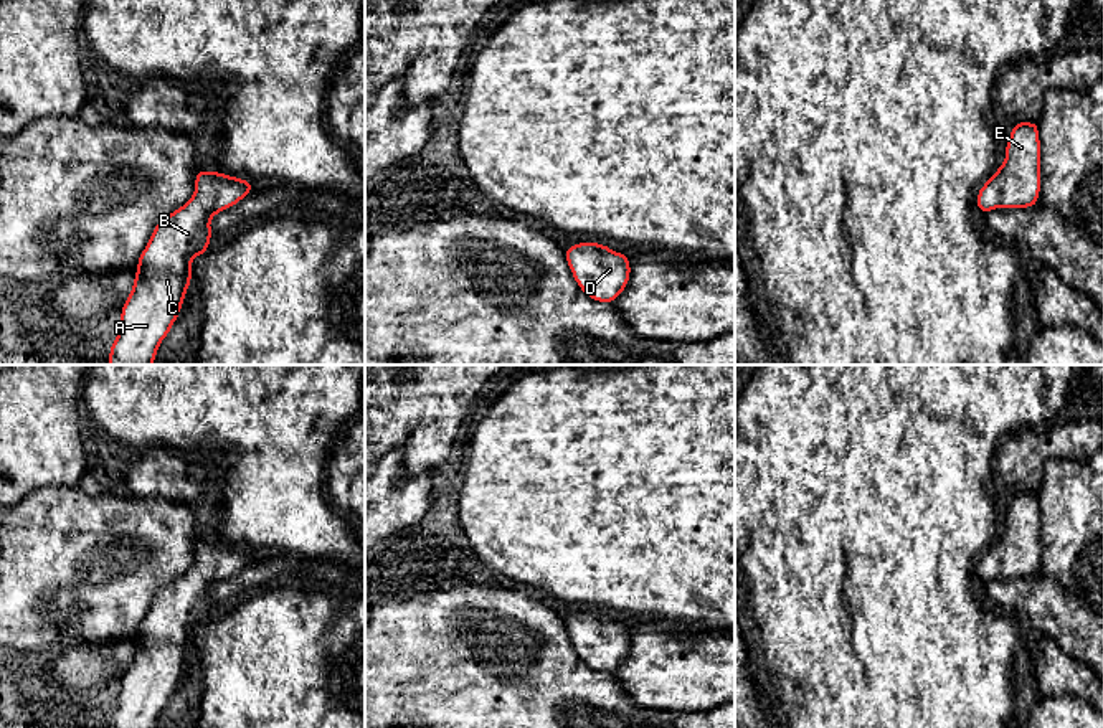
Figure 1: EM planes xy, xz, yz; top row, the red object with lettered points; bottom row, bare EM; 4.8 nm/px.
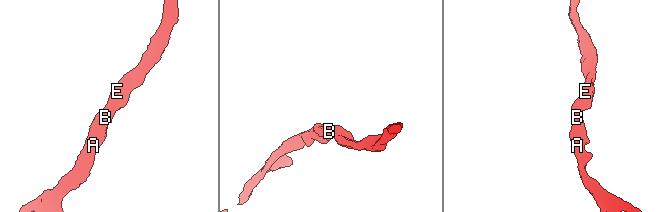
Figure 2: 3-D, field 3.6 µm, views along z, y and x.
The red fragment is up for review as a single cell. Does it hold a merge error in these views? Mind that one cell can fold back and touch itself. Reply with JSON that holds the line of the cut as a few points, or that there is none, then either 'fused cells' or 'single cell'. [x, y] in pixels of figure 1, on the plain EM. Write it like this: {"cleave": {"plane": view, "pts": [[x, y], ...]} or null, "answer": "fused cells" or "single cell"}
{"cleave": null, "answer": "single cell"}

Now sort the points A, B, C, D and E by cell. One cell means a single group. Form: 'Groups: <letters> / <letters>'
Groups: A B C D E

